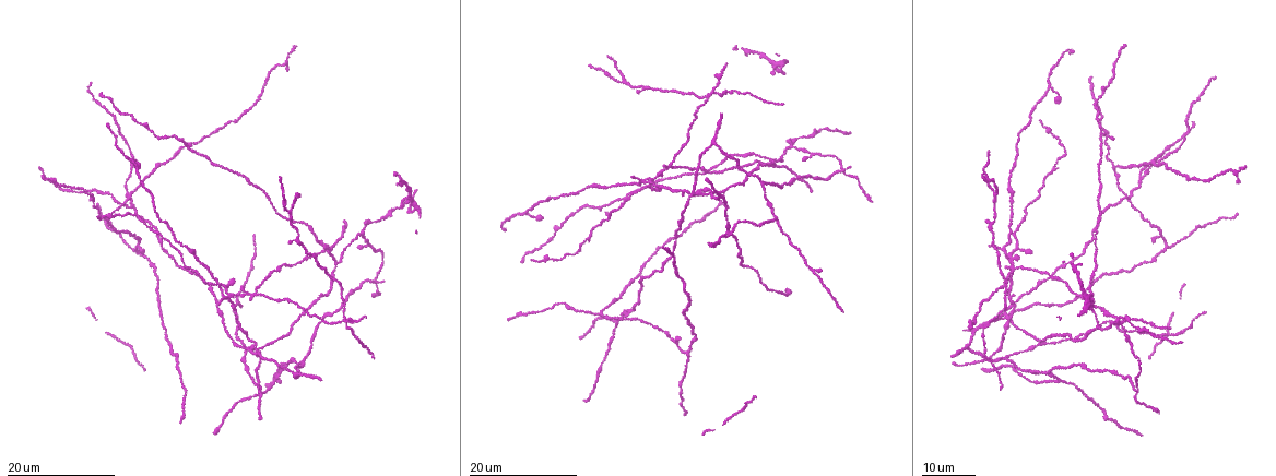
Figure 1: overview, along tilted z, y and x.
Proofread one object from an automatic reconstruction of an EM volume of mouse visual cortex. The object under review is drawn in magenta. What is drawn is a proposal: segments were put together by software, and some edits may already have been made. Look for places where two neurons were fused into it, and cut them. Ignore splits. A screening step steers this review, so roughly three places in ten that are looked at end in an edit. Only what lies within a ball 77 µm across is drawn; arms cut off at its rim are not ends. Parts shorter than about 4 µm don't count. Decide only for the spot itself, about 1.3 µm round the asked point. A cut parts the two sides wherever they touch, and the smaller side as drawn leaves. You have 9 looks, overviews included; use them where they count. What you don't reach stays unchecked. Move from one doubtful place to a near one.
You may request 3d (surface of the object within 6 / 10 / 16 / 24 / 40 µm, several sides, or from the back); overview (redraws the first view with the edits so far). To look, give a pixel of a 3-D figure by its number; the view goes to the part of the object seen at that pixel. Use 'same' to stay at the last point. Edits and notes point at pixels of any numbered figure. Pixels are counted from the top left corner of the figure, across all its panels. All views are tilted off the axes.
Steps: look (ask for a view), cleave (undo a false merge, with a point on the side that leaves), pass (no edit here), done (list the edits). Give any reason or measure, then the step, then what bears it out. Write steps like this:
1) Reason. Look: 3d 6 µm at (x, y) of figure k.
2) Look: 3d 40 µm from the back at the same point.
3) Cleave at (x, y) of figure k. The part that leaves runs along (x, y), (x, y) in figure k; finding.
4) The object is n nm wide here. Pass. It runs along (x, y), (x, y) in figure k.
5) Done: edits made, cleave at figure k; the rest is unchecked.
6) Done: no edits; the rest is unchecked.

Four arms meet. Look: 3d 24 µm at (1003, 252) of figure 1.

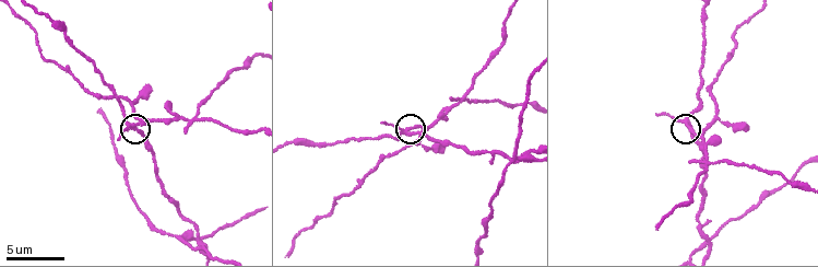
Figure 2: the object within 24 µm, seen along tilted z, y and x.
Zoom in. Look: 3d 6 µm at (136, 126) of figure 2.

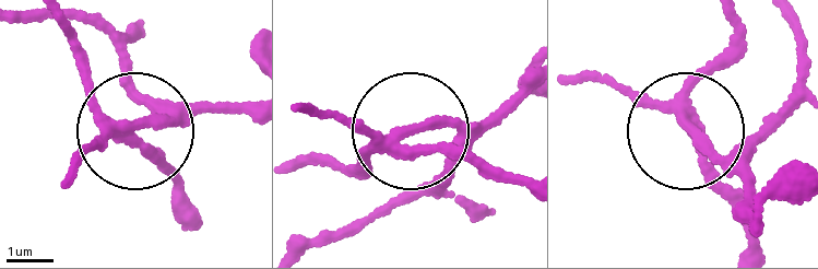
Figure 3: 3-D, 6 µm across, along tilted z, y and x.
4 arms meet here. Cleave at (730, 152) of figure 3. The part that leaves runs along (680, 115), (747, 177), (760, 225) in figure 3; a second neuron is stuck on.

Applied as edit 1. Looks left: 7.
Look: overview.

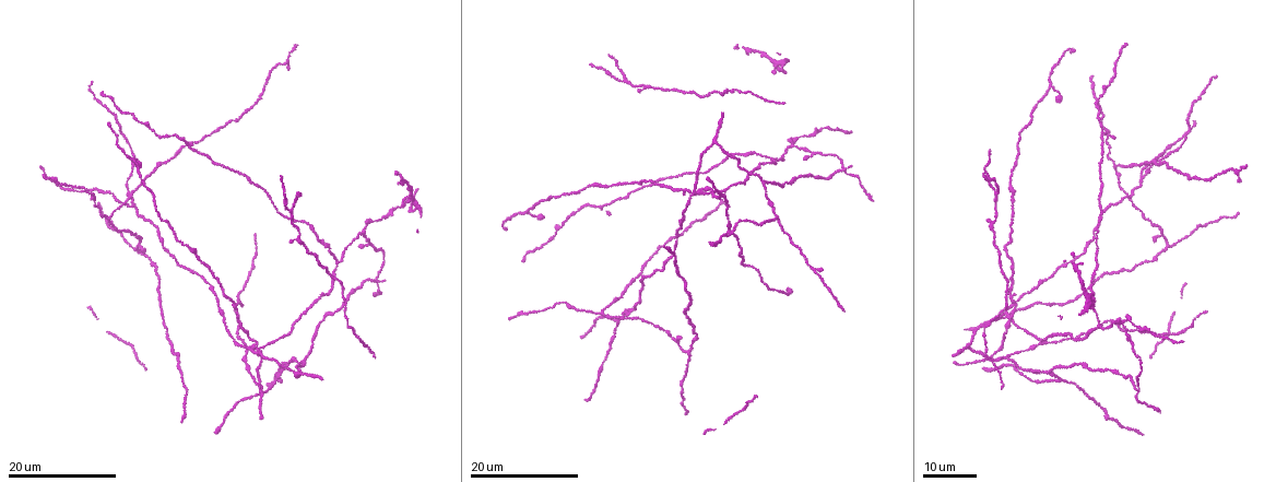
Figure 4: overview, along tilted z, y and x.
Side arm on a straight run. Look: 3d 16 µm at (1061, 380) of figure 4.

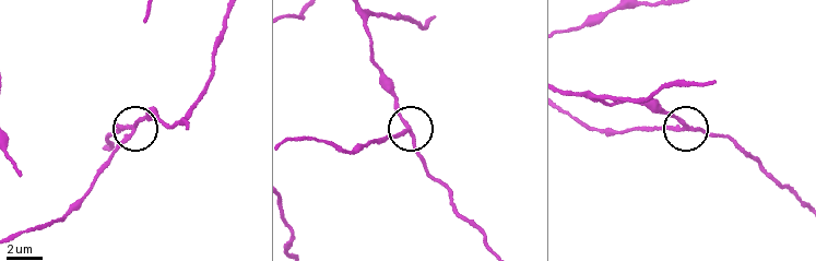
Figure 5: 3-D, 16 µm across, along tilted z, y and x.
Look: 3d 10 µm at (412, 129) of figure 5.

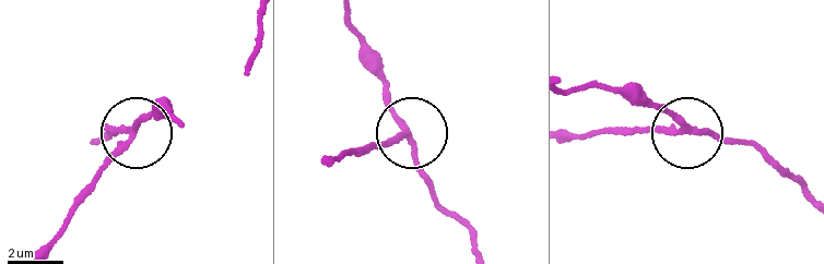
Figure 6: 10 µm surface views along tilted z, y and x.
Pass. It runs along (172, 117), (161, 108), (134, 132), (103, 127) in figure 6; all the same neuron.

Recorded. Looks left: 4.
Four arms meet. Look: 3d 16 µm at (794, 143) of figure 4.

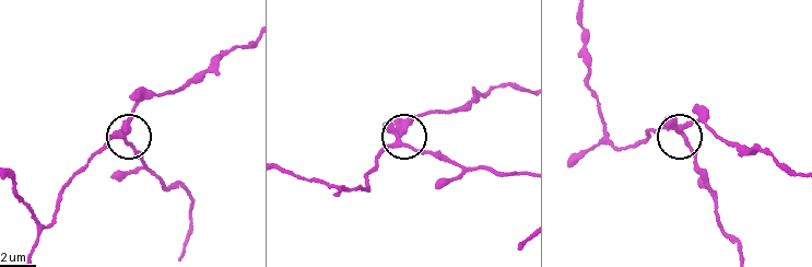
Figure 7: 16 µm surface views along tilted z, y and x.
Look: 3d 6 µm at (398, 143) of figure 7.

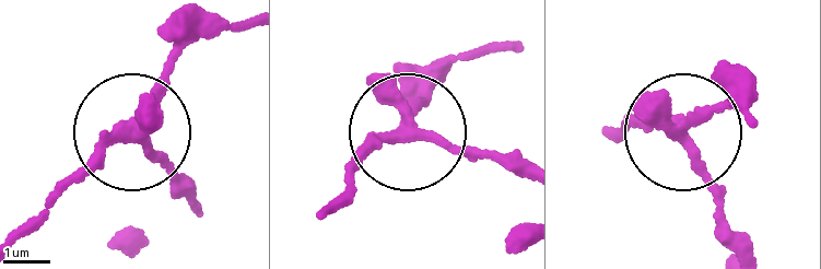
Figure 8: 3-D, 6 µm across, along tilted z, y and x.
Cleave at (162, 152) of figure 8. The part that leaves runs along (129, 136), (189, 207) in figure 8; a second neuron is stuck on.

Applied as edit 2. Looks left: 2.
Arms run side by side. Look: 3d 24 µm at (817, 129) of figure 4.

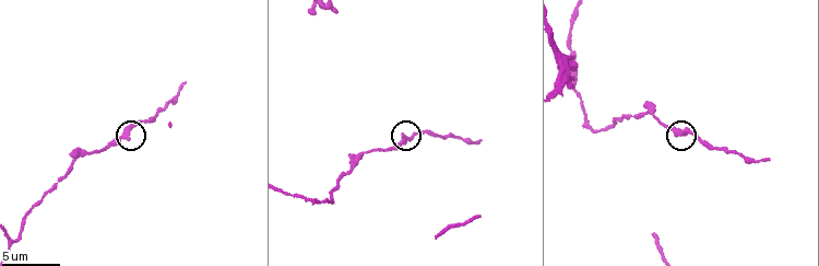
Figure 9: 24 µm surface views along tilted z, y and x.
Look: 3d 6 µm at (130, 138) of figure 9.

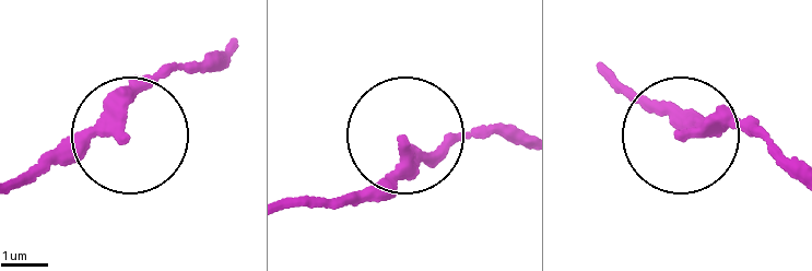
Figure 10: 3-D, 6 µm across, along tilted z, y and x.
The object is 230 nm wide here. Pass. It runs along (16, 176), (125, 136), (144, 83), (206, 57) in figure 10; all the same neuron.

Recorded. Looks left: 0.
Done: edits made, cleave at figure 3, cleave at figure 8; the rest is unchecked.

